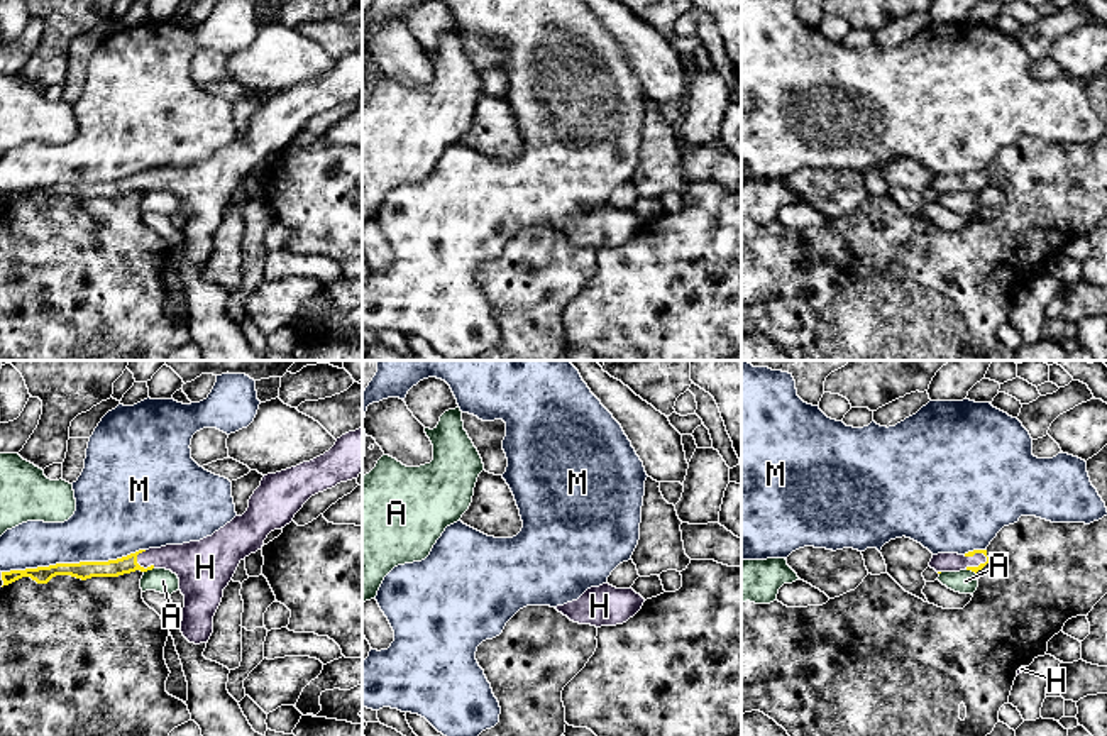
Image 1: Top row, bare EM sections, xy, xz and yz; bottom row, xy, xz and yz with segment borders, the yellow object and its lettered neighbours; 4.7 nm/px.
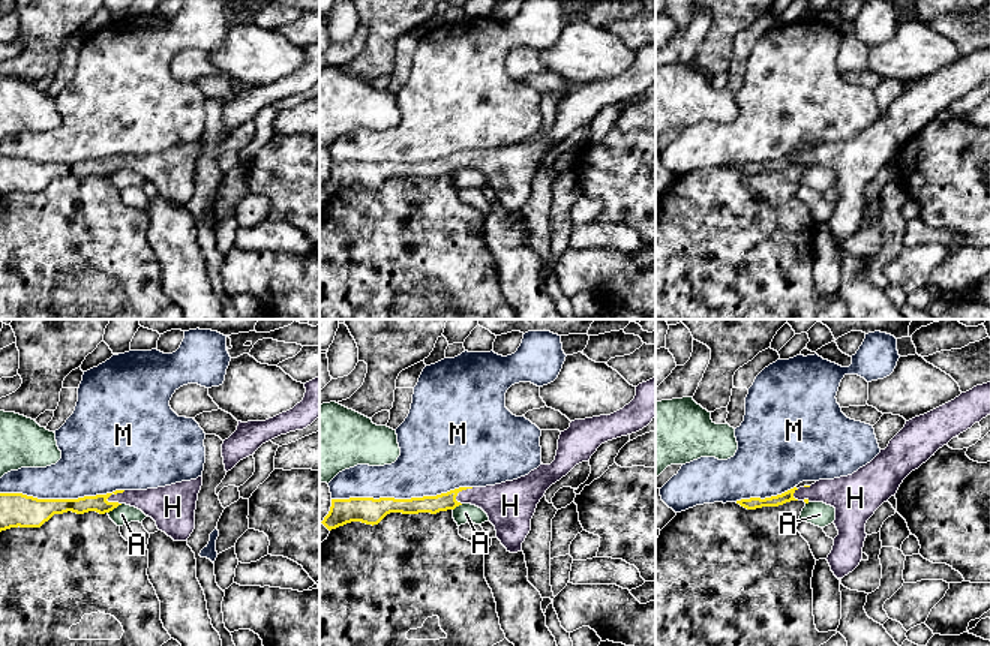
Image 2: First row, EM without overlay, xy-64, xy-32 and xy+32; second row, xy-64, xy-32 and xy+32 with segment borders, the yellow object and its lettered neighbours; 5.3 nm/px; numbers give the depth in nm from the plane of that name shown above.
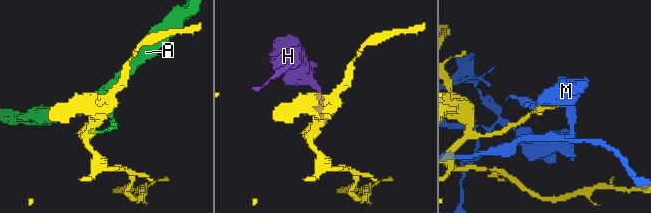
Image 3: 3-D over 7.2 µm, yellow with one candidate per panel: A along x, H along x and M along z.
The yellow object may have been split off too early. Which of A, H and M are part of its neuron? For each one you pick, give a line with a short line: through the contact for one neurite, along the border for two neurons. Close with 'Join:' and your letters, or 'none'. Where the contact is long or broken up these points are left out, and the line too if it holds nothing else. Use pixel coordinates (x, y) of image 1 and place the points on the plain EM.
H: yz (970, 175), (985, 178), (979, 186), (943, 183)
Join: H

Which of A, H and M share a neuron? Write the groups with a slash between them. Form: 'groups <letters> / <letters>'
groups A / H / M

